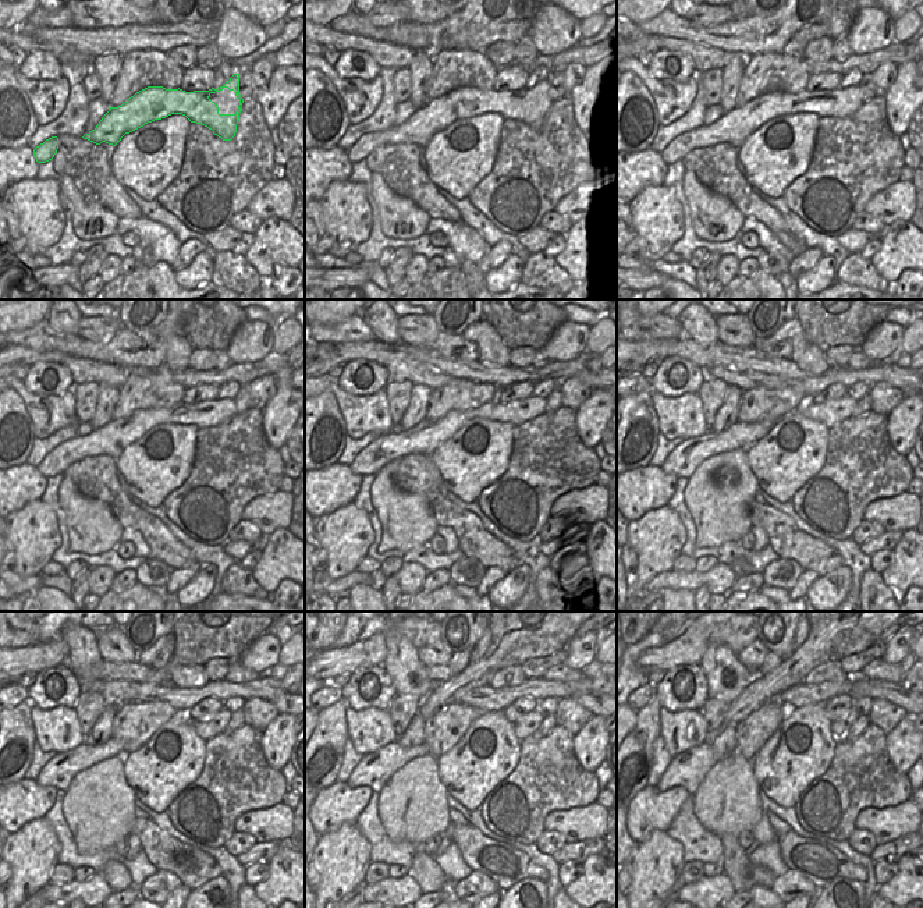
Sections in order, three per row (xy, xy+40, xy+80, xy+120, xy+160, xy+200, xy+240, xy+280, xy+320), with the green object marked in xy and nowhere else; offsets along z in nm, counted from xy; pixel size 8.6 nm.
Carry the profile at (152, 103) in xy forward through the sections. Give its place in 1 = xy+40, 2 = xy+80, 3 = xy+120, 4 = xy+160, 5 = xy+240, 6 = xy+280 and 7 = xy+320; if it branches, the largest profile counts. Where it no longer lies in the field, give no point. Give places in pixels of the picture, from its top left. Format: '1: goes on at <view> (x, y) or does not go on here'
1: goes on at xy+40 (467, 102)
2: goes on at xy+80 (734, 127)
3: goes on at xy+120 (112, 439)
4: goes on at xy+160 (423, 439)
5: goes on at xy+240 (59, 772)
6: goes on at xy+280 (375, 770)
7: goes on at xy+320 (688, 770)

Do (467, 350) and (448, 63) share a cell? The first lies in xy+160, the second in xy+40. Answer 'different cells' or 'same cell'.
different cells

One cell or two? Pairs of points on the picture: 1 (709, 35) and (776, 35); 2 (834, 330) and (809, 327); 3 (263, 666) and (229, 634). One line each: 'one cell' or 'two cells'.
1: one cell
2: two cells
3: two cells

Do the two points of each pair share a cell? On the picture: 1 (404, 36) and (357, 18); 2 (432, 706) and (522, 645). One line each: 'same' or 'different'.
1: same
2: same

